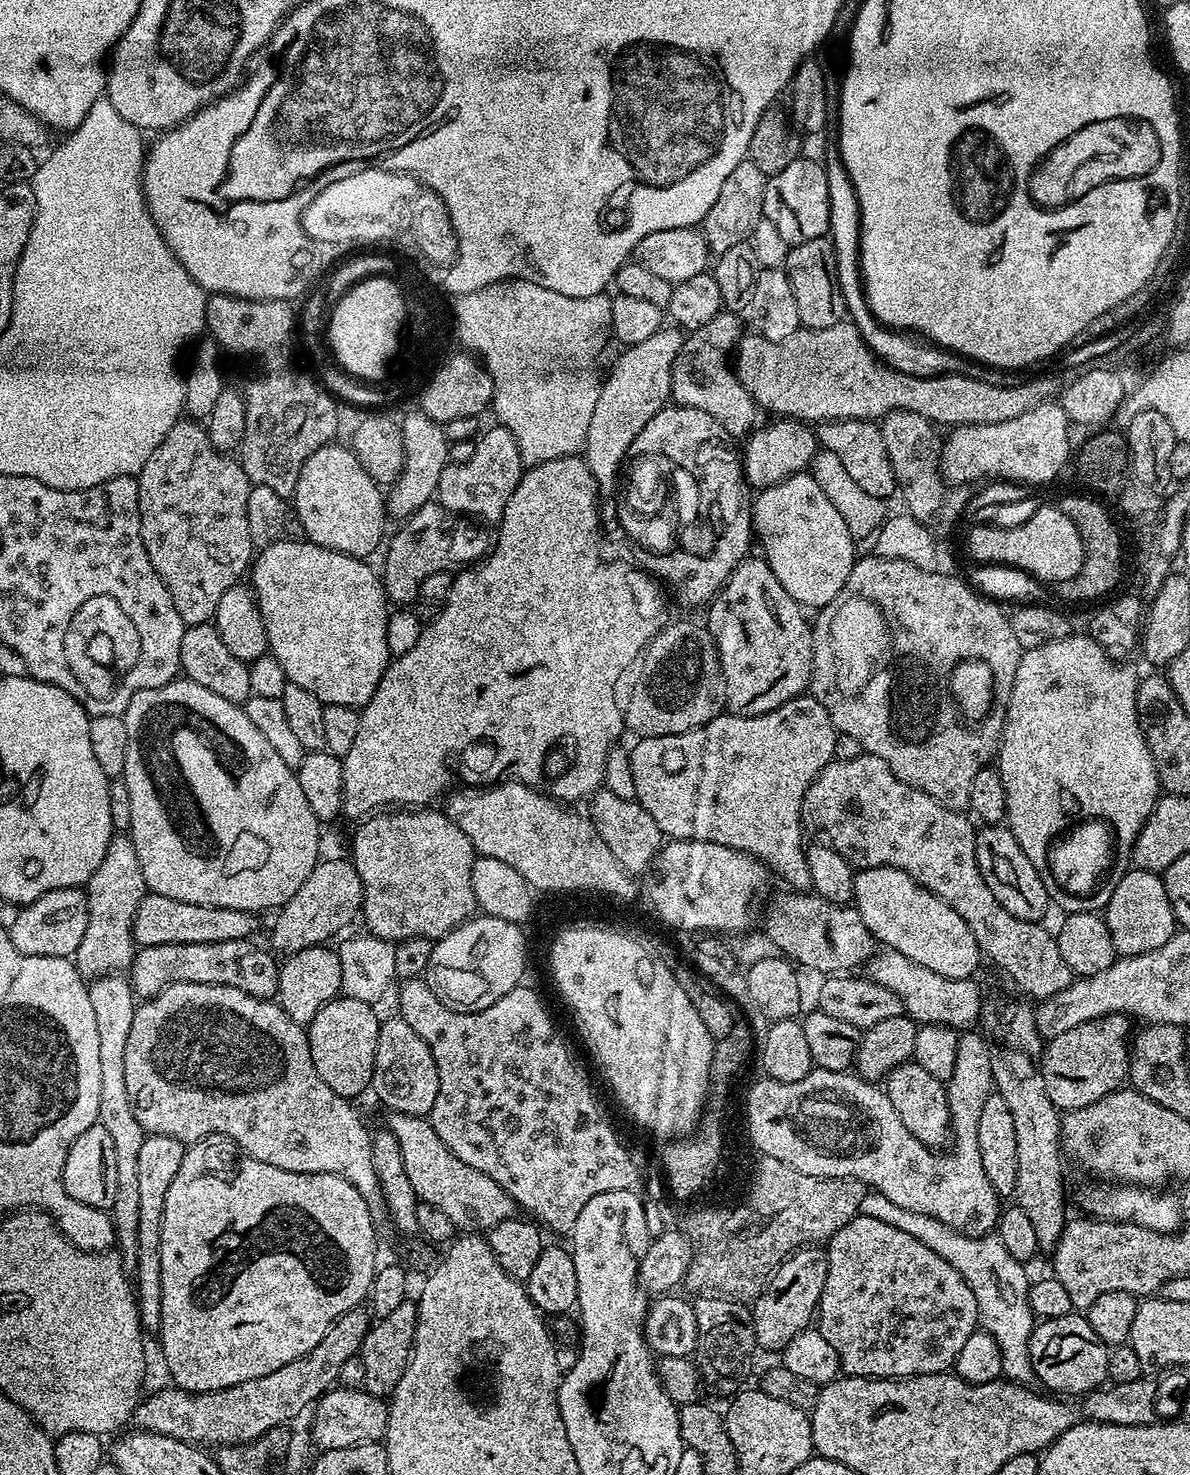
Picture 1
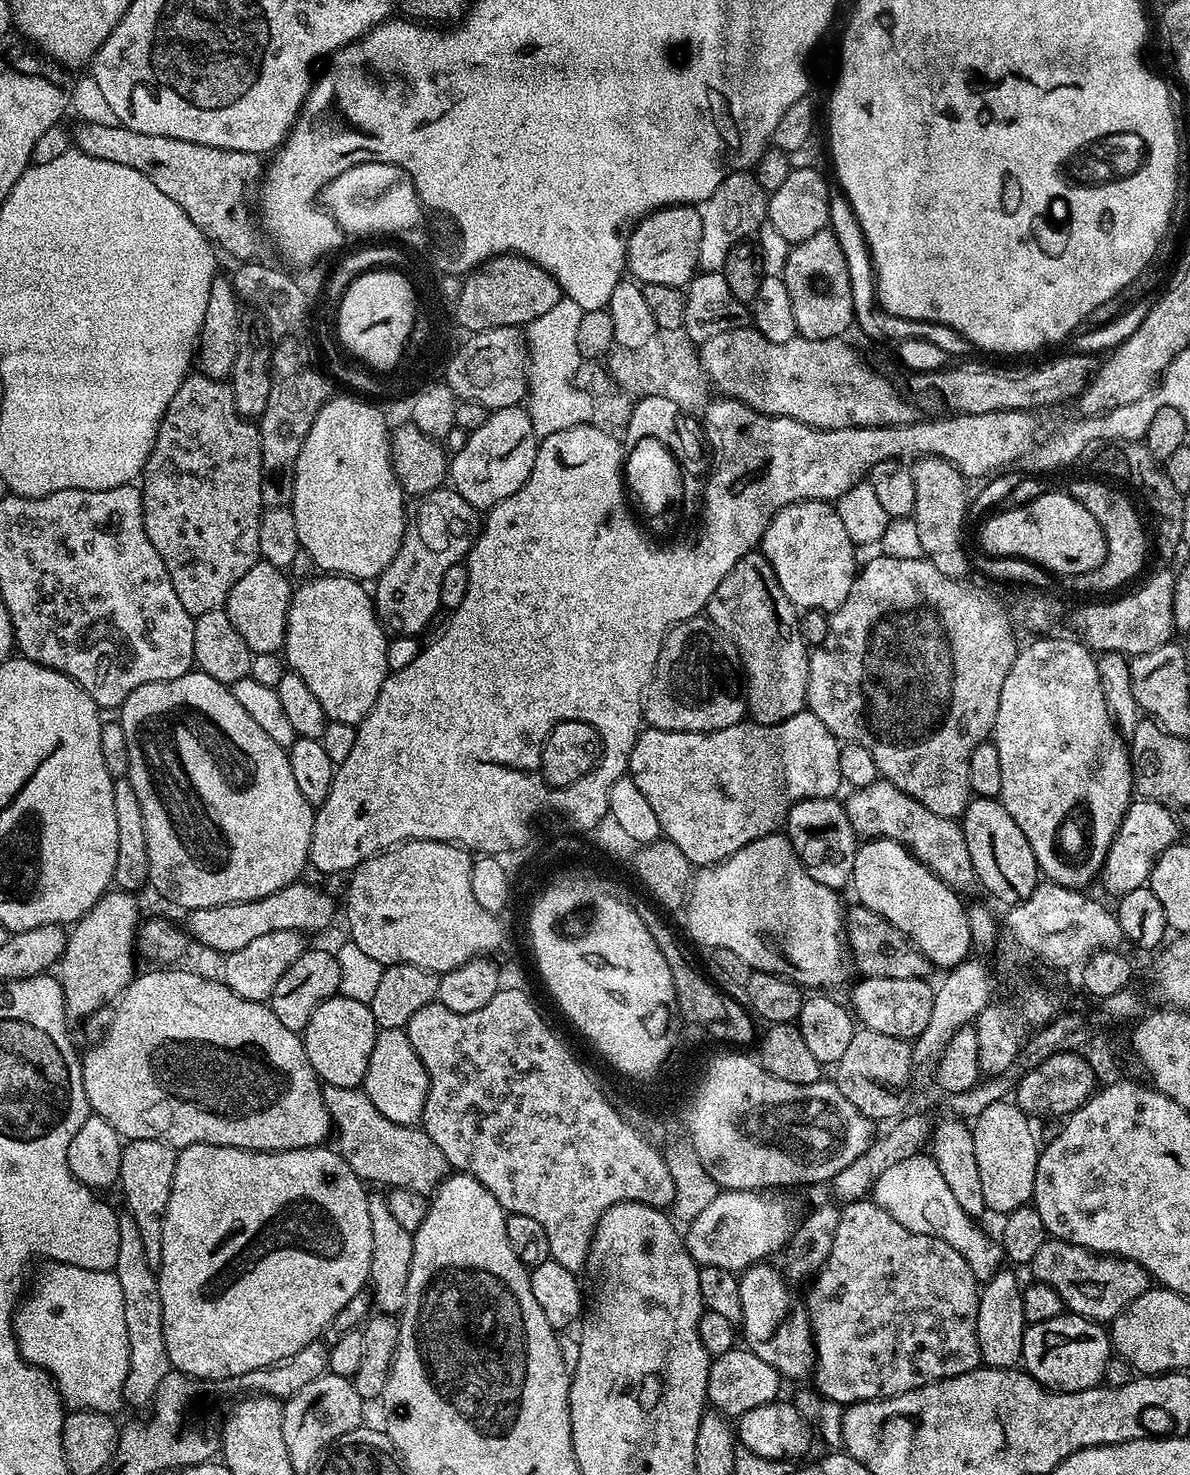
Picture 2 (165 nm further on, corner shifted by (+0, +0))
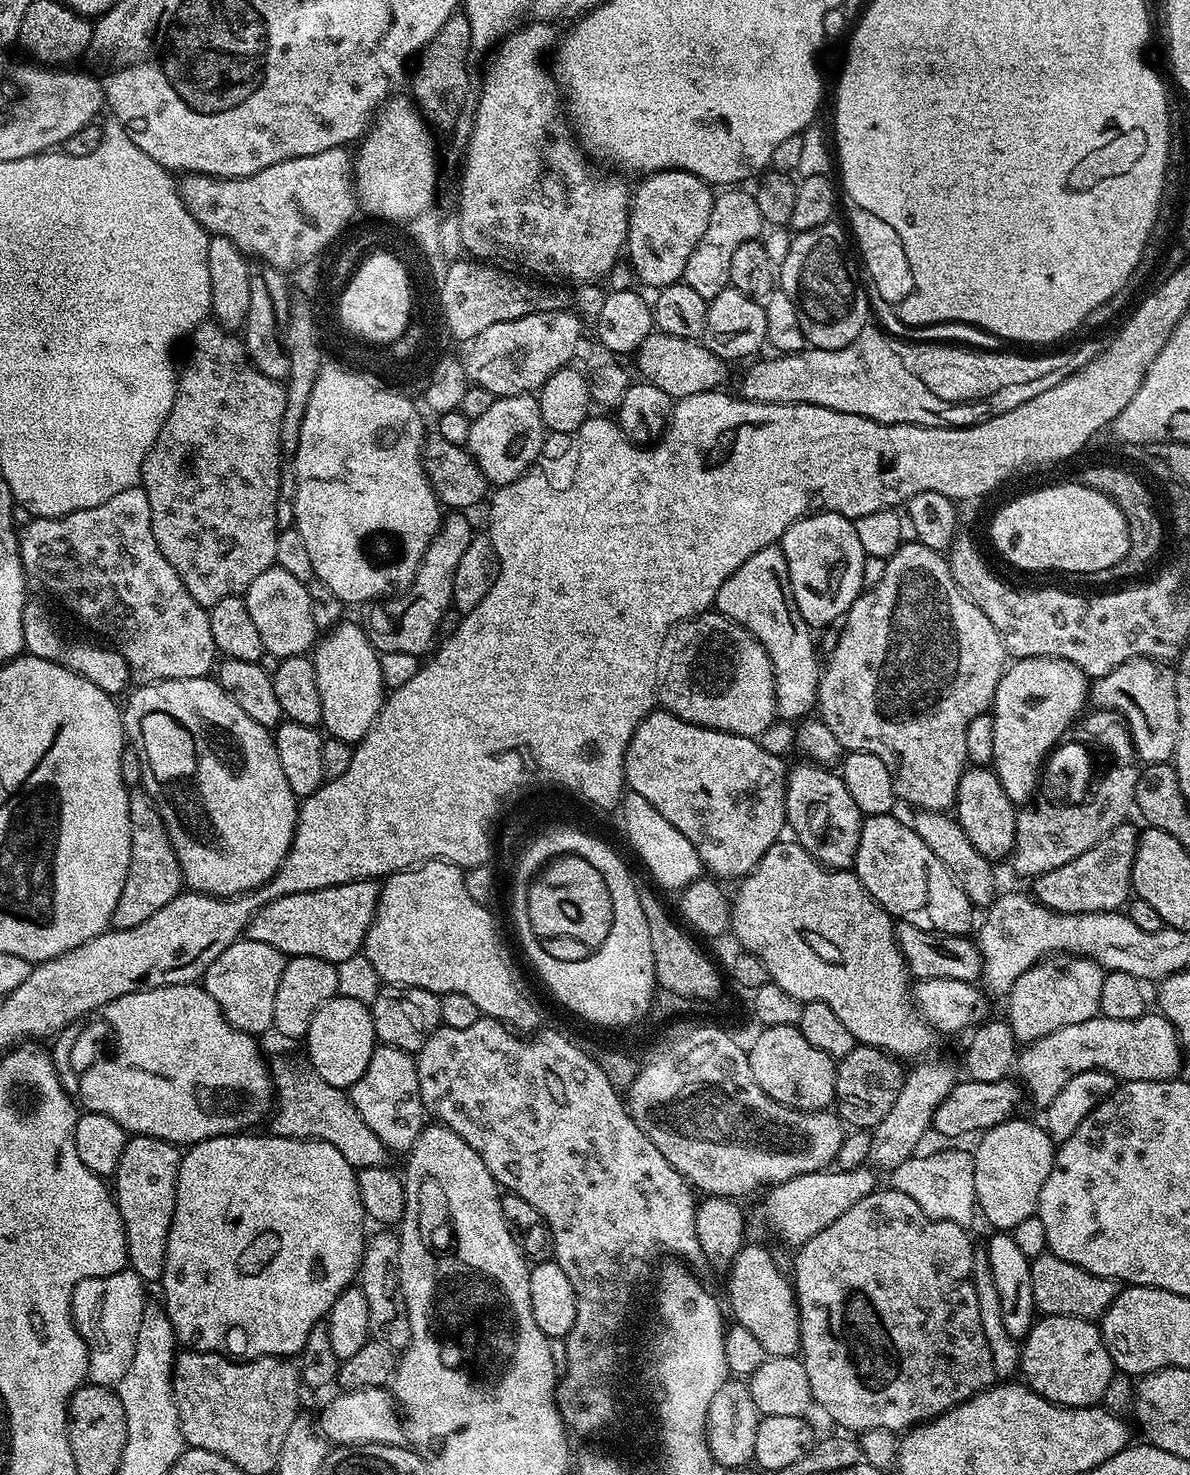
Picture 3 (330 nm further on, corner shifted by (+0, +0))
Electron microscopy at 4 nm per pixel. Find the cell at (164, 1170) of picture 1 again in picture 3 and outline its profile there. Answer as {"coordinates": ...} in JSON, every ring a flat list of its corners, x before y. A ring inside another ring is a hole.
{"coordinates":[[132,1136,118,1158,114,1177,114,1199,124,1223,128,1268,146,1282,163,1281,166,1242,174,1218,176,1179,180,1169,181,1149,153,1136]]}

